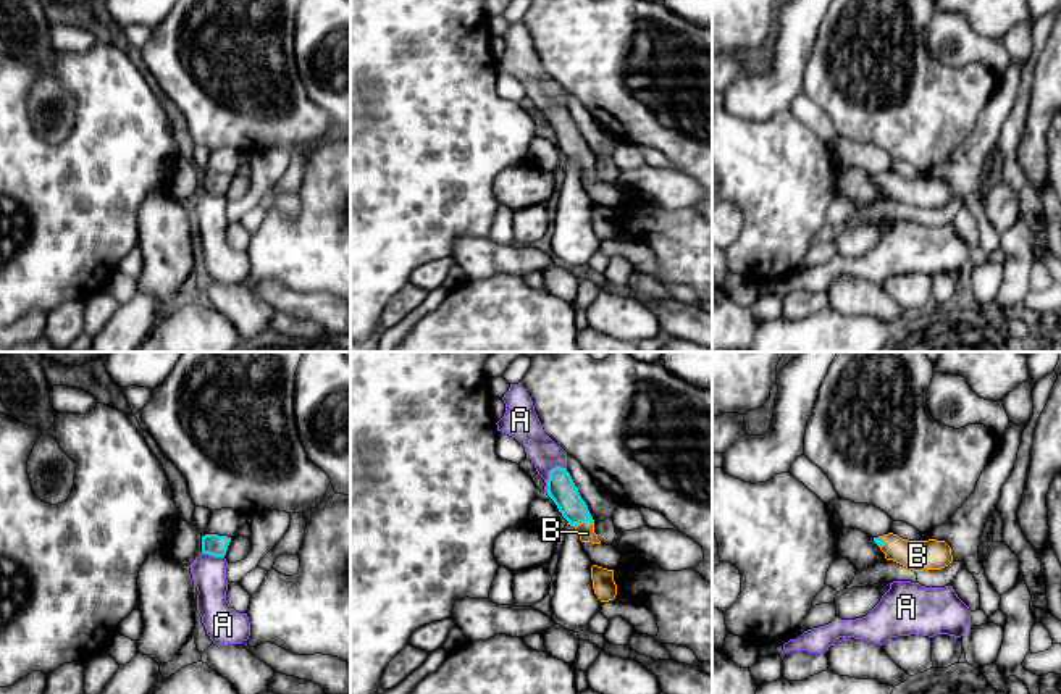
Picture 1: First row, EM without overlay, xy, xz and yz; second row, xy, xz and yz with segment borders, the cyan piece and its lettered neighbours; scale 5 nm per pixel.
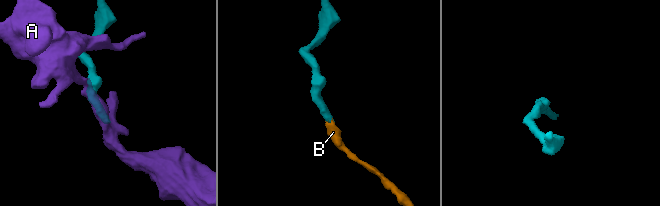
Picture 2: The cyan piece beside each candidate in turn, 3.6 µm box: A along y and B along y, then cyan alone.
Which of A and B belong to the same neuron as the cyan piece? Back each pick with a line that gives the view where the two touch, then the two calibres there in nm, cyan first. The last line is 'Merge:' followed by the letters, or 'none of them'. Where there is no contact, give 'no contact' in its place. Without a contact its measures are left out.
B: contact in xz; calibres 140 and 80 nm
Merge: B

